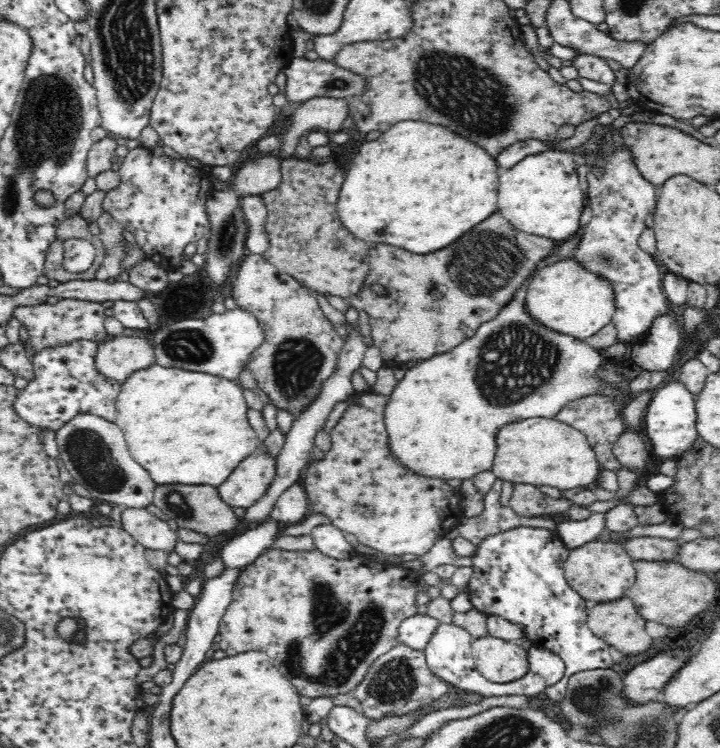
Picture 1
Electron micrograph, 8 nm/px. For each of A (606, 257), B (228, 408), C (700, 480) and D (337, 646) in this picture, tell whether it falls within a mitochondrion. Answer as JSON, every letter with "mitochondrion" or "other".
{"A":"mitochondrion","B":"other","C":"other","D":"mitochondrion"}

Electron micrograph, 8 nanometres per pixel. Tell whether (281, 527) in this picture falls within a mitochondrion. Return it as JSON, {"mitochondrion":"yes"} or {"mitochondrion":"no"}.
{"mitochondrion":"no"}

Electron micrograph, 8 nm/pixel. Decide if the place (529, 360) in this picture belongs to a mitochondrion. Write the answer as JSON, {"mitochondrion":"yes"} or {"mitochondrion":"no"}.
{"mitochondrion":"yes"}

